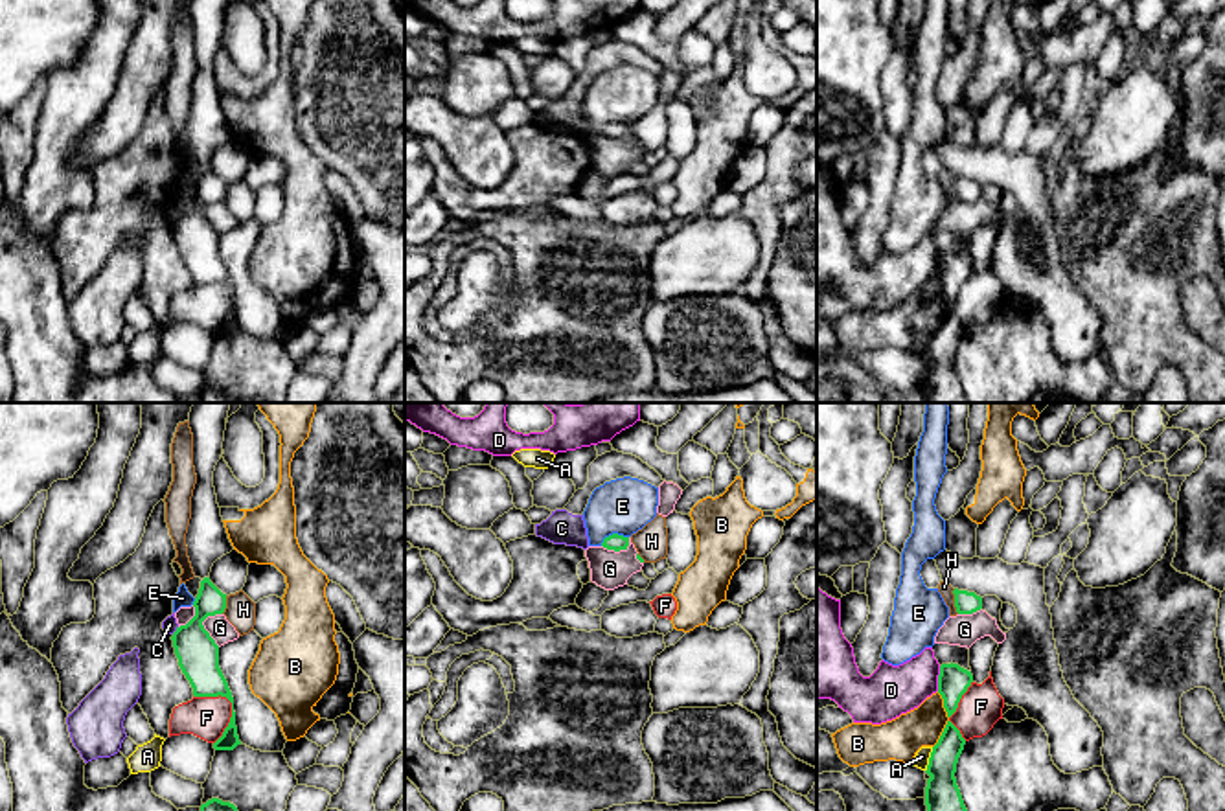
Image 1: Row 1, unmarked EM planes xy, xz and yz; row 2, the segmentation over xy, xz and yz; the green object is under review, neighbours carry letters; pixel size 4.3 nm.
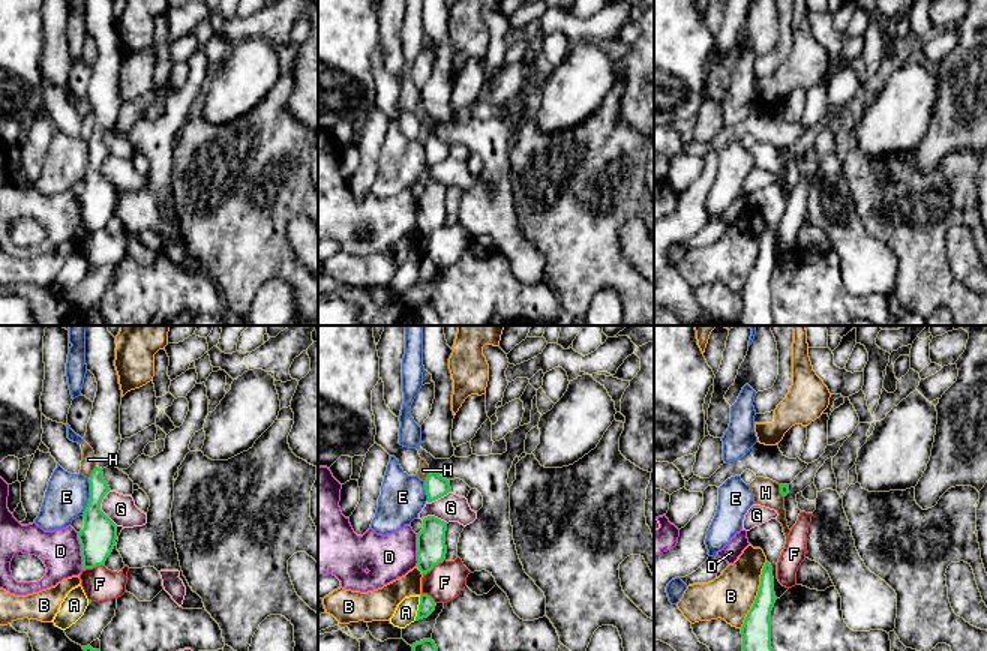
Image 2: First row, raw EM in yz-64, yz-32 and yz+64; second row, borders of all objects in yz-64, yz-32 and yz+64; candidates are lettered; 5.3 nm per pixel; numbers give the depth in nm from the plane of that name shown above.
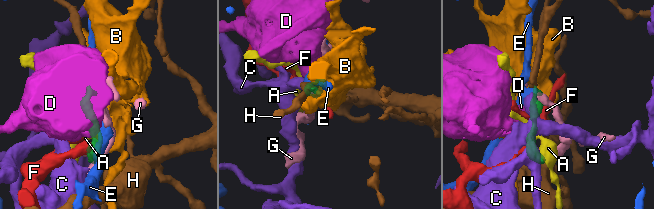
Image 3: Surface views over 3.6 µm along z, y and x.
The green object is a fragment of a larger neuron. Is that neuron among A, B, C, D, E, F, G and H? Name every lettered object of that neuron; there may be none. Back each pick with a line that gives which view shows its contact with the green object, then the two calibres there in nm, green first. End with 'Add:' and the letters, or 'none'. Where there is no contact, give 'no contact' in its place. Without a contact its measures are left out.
Add: none

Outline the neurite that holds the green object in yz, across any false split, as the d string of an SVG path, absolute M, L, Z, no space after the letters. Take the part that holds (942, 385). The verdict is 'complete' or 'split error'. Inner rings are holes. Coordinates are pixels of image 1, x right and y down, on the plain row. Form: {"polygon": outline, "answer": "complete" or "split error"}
{"polygon": "M947 309L925 359L931 364L925 375L927 403L967 403L955 366L964 333L960 318Z", "answer": "complete"}

